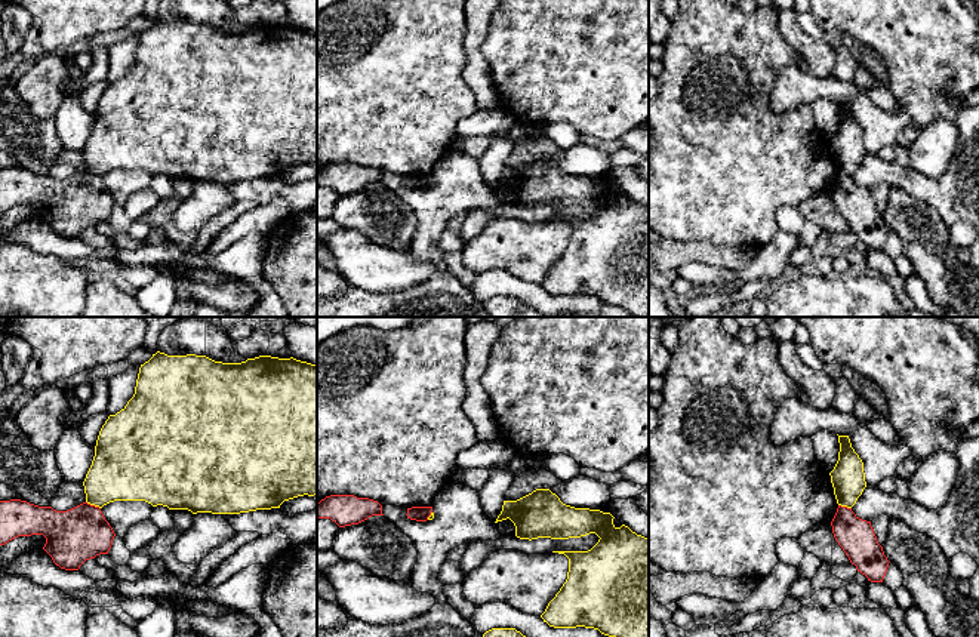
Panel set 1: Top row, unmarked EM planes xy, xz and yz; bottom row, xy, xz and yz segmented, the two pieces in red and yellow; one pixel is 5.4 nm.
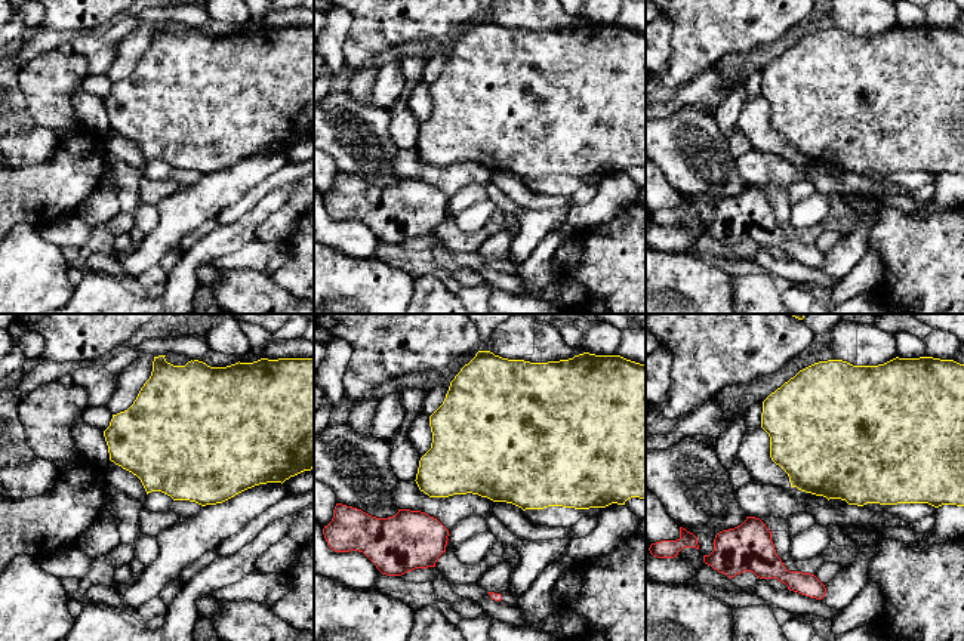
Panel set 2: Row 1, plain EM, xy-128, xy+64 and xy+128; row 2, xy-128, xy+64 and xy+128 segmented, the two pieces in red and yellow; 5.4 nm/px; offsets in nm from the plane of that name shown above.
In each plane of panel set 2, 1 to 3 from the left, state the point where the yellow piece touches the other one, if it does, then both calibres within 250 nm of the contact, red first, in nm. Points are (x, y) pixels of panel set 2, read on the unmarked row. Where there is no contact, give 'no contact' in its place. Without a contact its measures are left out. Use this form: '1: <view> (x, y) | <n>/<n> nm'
1: no contact
2: no contact
3: no contact

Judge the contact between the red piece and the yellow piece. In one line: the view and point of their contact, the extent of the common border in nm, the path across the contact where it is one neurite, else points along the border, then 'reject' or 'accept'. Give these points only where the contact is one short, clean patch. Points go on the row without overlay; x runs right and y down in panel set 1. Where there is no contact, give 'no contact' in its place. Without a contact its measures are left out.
meets red in xy at (94, 174); contact 90 nm long; border along xy (86, 169), (99, 177); reject

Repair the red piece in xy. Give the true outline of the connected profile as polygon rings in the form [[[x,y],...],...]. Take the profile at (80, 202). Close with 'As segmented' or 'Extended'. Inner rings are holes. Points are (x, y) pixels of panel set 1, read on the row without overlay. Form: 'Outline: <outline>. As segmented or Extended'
Outline: [[[21,167],[0,169],[0,213],[18,204],[43,203],[43,218],[65,239],[108,222],[116,204],[99,175],[83,170],[67,179]]]. As segmented

